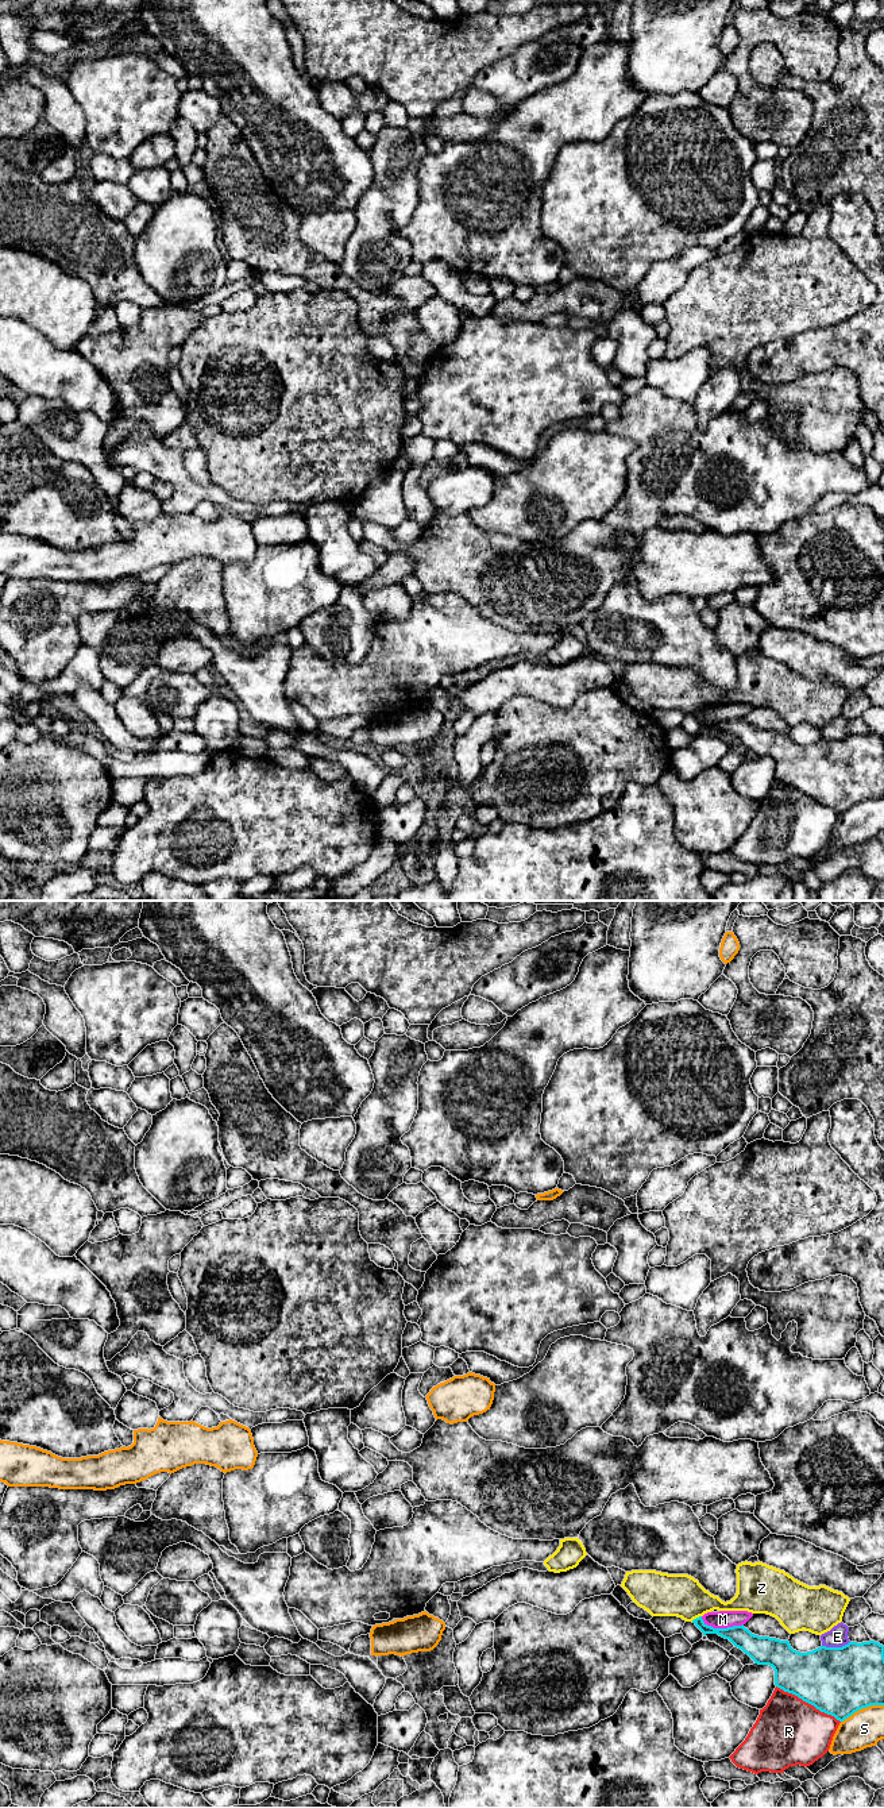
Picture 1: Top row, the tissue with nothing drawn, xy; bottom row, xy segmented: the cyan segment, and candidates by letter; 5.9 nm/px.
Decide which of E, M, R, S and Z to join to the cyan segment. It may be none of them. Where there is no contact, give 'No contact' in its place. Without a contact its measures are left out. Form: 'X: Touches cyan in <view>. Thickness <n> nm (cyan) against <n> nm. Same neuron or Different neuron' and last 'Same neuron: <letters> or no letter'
E: Touches cyan in xy. Thickness 400 nm (cyan) against 120 nm. Different neuron
M: Touches cyan in xy. Thickness 140 nm (cyan) against 110 nm. Different neuron
R: Touches cyan in xy. Thickness 400 nm (cyan) against 400 nm. Different neuron
S: Touches cyan in xy. Thickness 400 nm (cyan) against 220 nm. Different neuron
Z: Touches cyan in xy. Thickness 100 nm (cyan) against 260 nm. Different neuron
Same neuron: no letter

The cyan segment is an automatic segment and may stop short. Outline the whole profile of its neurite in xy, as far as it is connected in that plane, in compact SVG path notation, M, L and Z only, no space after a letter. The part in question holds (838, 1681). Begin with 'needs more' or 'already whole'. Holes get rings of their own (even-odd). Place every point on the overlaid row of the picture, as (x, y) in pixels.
already whole | M702 1616L692 1623L706 1634L718 1634L748 1654L754 1664L769 1665L775 1670L775 1685L814 1705L821 1712L844 1722L858 1709L871 1705L884 1705L884 1646L879 1642L849 1642L842 1647L821 1646L812 1651L800 1653L788 1641L752 1634L742 1626L714 1628Z

